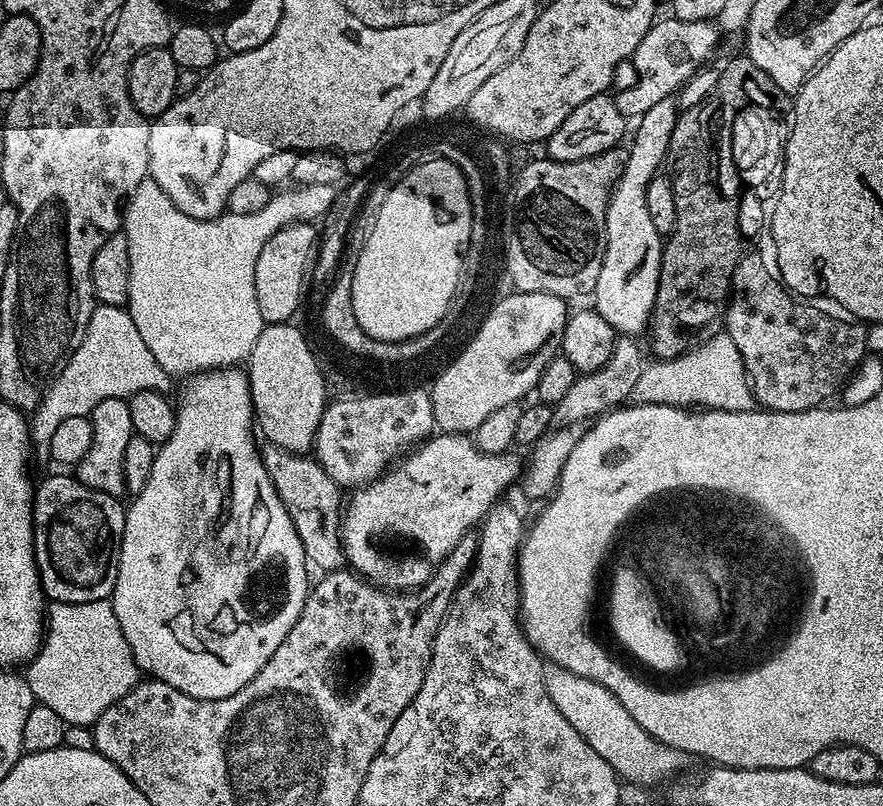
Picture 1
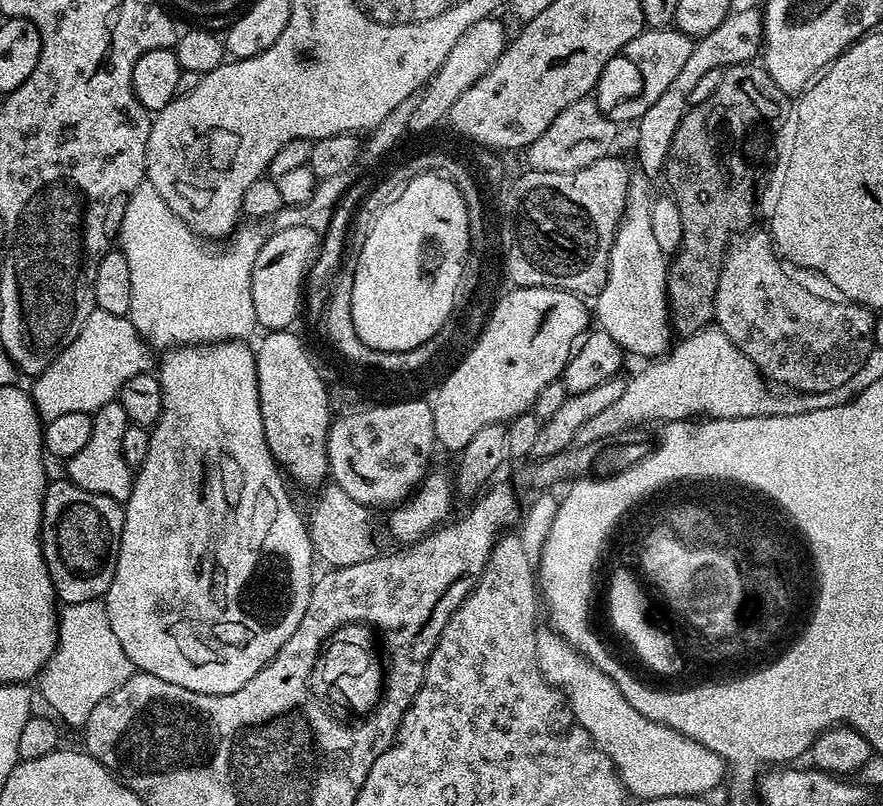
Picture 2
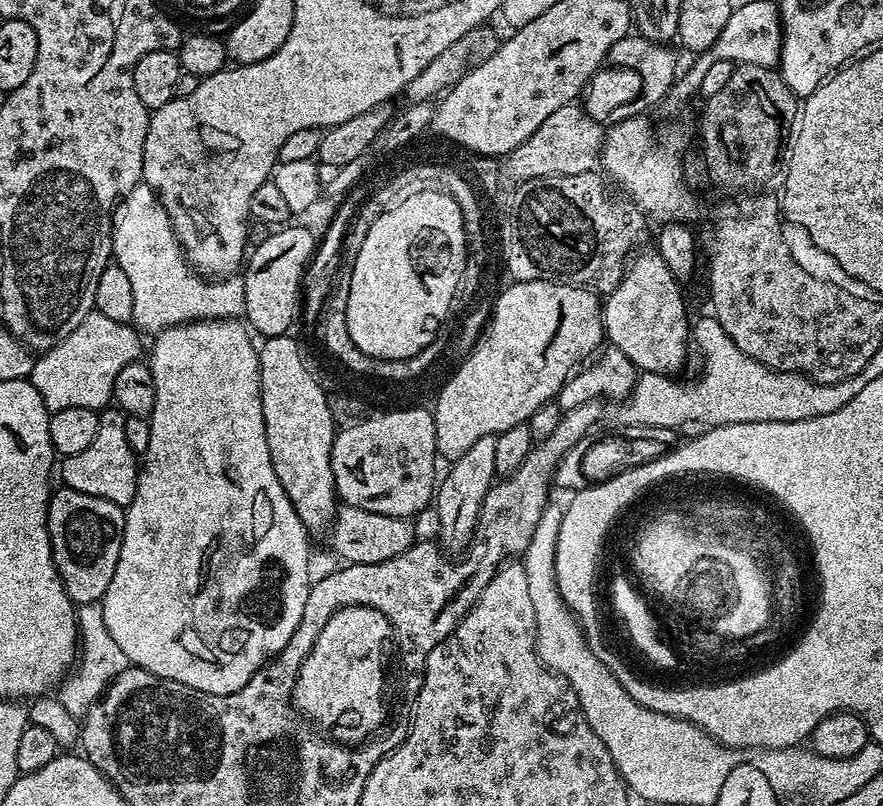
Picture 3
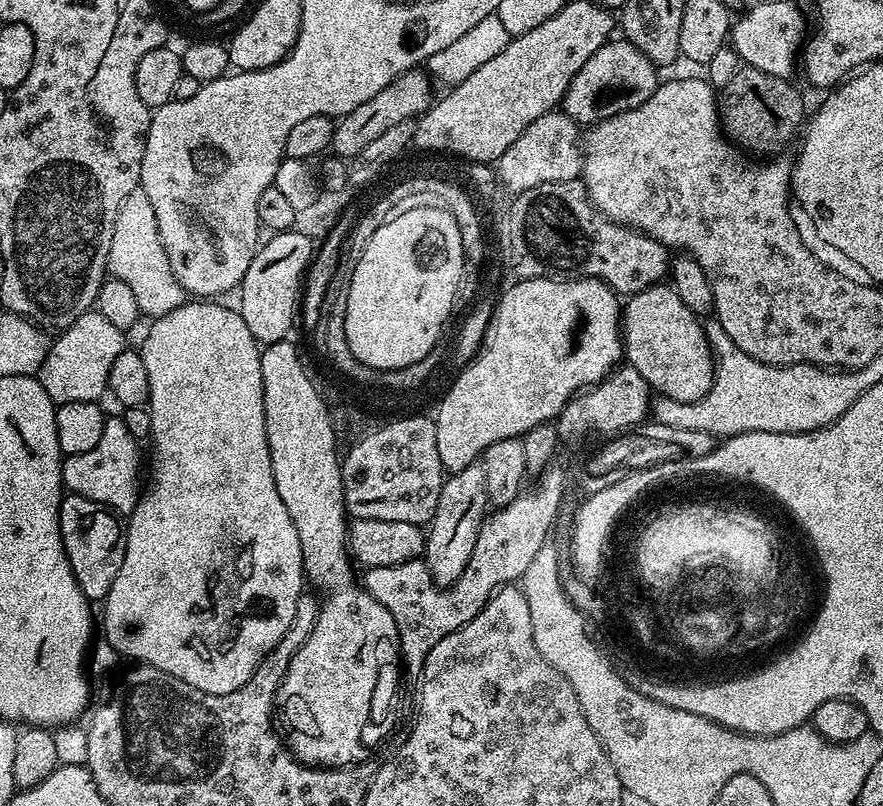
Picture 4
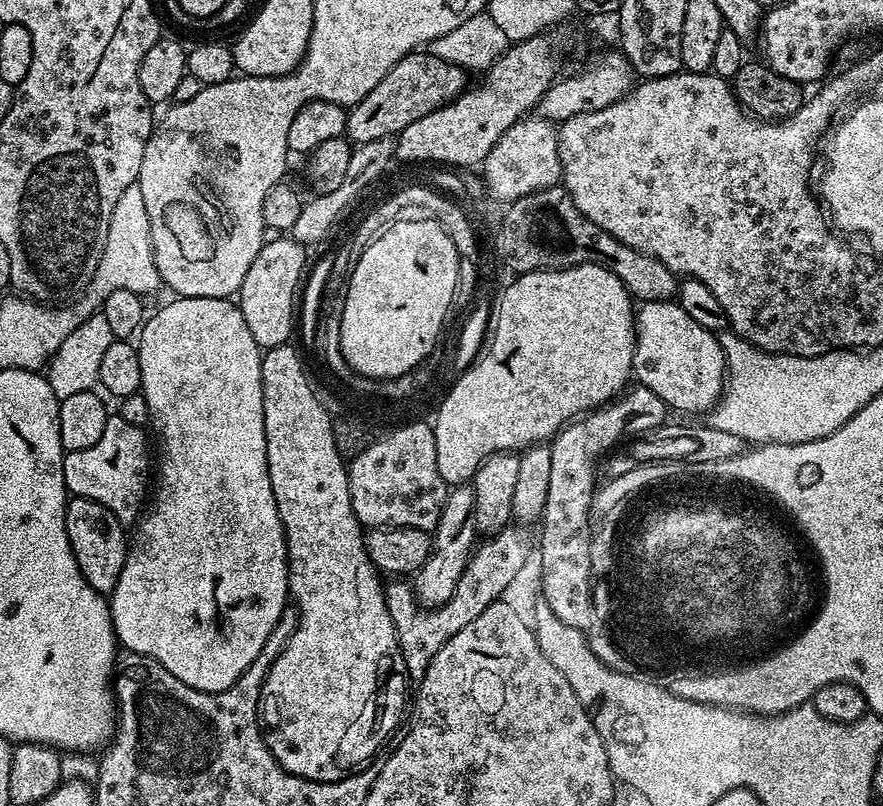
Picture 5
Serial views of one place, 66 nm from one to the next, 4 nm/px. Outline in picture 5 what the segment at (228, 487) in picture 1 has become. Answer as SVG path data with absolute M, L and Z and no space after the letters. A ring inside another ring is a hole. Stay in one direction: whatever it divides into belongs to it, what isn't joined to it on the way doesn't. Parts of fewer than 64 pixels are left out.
M182 296L172 298L156 313L145 319L143 328L138 333L136 344L138 366L142 366L142 382L140 391L146 398L146 406L150 406L150 428L156 431L160 439L160 477L155 477L156 497L151 497L152 512L145 511L135 525L136 536L131 541L128 557L122 566L122 574L118 574L118 582L110 593L112 610L112 629L116 631L116 639L121 649L137 652L143 656L154 658L178 682L186 682L186 686L194 686L194 690L203 692L221 692L238 678L258 658L262 646L266 646L266 638L278 626L290 604L288 595L288 542L284 537L284 523L278 514L278 506L274 502L274 490L270 486L270 474L266 462L266 430L262 414L262 378L260 377L260 357L262 349L254 342L254 334L250 334L250 326L246 326L246 318L242 318L239 303L225 298L194 298Z

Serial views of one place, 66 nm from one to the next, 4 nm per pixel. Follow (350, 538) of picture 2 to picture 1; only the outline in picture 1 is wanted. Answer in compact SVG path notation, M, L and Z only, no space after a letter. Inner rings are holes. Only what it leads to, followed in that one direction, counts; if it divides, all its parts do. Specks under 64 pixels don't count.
M268 446L263 449L262 459L266 466L266 474L270 474L270 482L274 482L274 490L278 494L278 498L282 498L282 506L286 506L286 510L294 522L294 530L298 530L298 538L302 542L302 550L306 554L309 565L313 569L320 568L321 573L343 569L346 561L344 543L340 541L342 523L342 500L340 504L342 489L340 485L334 482L334 478L330 478L330 474L326 474L326 470L315 458L301 458L295 452Z

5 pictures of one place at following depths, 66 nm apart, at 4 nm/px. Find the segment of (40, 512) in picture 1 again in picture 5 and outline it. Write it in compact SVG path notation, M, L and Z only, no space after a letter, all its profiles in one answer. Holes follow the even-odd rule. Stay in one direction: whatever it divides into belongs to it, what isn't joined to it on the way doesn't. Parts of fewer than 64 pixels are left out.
M72 496L66 506L66 534L70 538L70 550L74 550L74 558L78 562L78 570L82 570L82 578L90 582L95 592L110 594L118 582L118 574L122 574L122 566L128 557L130 536L124 533L125 525L106 506L94 502L85 496Z

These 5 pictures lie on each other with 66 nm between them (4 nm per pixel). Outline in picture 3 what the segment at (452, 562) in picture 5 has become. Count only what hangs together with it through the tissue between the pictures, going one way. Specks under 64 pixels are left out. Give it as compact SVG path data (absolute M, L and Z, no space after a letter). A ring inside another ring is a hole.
M487 436L478 438L466 454L451 461L448 473L443 473L439 481L434 497L434 509L436 508L436 524L440 527L438 543L445 553L460 554L471 545L472 537L476 534L476 523L482 502L486 494L492 488L498 473L494 466L494 448L496 437Z

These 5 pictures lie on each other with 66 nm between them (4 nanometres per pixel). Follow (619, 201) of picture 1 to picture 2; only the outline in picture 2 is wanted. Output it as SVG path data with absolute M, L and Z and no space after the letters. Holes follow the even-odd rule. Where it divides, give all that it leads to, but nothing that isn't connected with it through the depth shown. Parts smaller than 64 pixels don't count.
M739 8L728 13L718 30L699 37L693 43L692 53L689 60L683 64L682 71L675 76L674 82L670 82L670 86L666 86L658 102L654 102L654 106L650 106L650 110L646 110L646 114L642 114L642 118L635 125L636 160L646 175L663 173L670 142L690 107L688 95L702 78L702 74L707 74L715 68L733 68L736 64L746 64L755 61L761 55L764 42L764 22L761 13L757 9L755 12L752 8ZM633 175L628 181L628 205L620 229L610 250L610 262L606 274L606 286L594 298L594 320L614 342L618 342L625 353L644 358L659 358L671 349L674 343L674 329L668 314L668 265L666 254L659 248L658 241L650 230L650 206L653 197L648 196L648 180L644 176Z

